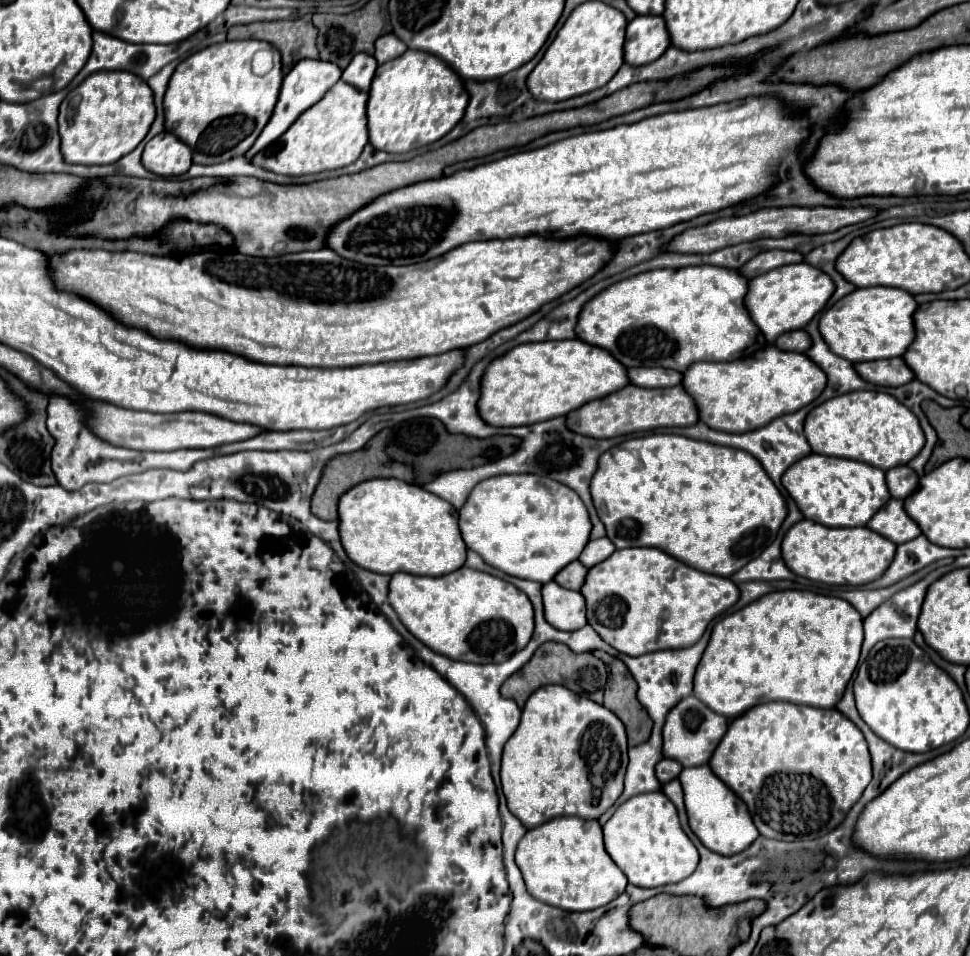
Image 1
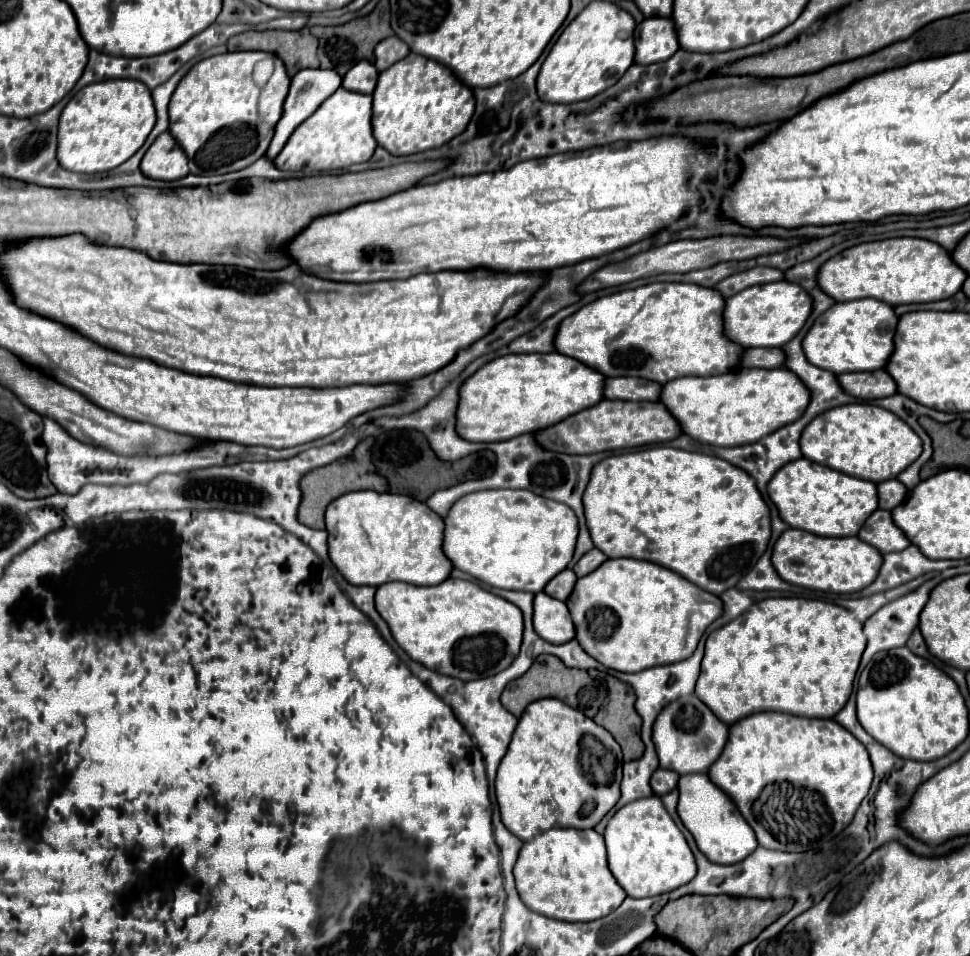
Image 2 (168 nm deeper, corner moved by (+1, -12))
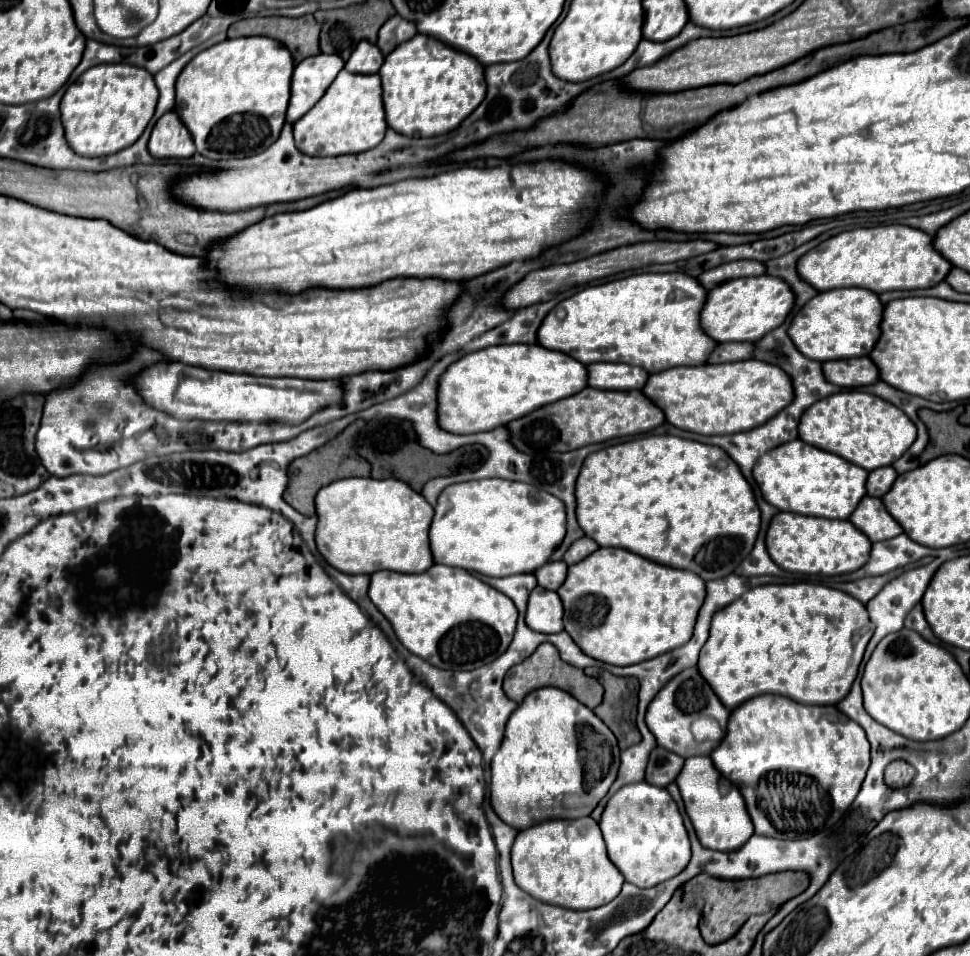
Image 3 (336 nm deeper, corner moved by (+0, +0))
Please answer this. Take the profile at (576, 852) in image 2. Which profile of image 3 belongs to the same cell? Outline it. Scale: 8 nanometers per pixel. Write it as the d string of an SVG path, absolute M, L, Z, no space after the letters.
M591 817L547 819L517 833L511 849L513 877L527 895L567 909L595 909L619 895L625 879L605 851L603 835Z

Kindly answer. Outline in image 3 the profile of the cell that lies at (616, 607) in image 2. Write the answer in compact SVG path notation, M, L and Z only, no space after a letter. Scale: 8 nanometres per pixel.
M599 547L589 559L567 569L567 579L557 589L557 595L563 601L565 631L573 637L577 647L597 661L627 667L687 643L693 635L697 611L705 601L705 581L691 571L657 565L619 547Z

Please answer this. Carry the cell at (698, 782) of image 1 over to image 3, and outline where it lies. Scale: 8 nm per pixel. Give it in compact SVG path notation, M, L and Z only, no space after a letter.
M711 757L685 759L685 767L677 777L677 785L685 801L685 811L703 847L715 851L735 851L743 847L755 833L749 813L745 811L745 801L741 799L741 793L713 767Z

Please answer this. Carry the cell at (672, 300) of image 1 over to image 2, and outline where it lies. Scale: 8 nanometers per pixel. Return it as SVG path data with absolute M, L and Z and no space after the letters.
M648 283L630 291L618 291L584 305L578 313L566 317L556 333L556 351L594 367L604 377L644 377L656 383L668 383L684 375L722 375L740 369L744 347L732 343L724 333L724 297L712 287L694 283Z

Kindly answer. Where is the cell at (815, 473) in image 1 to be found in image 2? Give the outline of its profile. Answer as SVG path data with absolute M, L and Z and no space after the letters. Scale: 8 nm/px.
M798 459L788 465L784 465L778 475L772 477L772 483L768 485L768 495L774 501L774 505L780 511L780 517L792 525L794 529L802 529L820 537L848 537L848 535L858 535L862 529L864 521L878 509L878 491L872 481L858 479L834 469L828 469L824 465L814 465L808 459Z

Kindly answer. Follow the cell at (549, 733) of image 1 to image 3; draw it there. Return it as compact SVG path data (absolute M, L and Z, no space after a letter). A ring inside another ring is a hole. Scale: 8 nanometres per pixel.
M541 687L531 691L521 703L519 707L511 713L507 725L505 725L505 733L503 733L503 741L499 751L493 757L491 763L491 807L493 811L511 827L515 829L527 829L529 825L535 825L539 821L545 819L553 819L553 817L585 817L589 815L595 805L605 797L605 793L609 791L611 783L617 777L617 767L619 767L619 759L617 759L617 739L615 735L609 731L609 727L585 705L581 705L573 695L569 695L567 691L561 691L557 687ZM577 725L591 725L591 729L595 733L599 733L611 747L611 763L601 767L601 773L593 773L593 787L585 787L585 775L583 775L583 765L579 759L579 739L577 739ZM569 797L579 797L583 801L583 805L573 807Z

